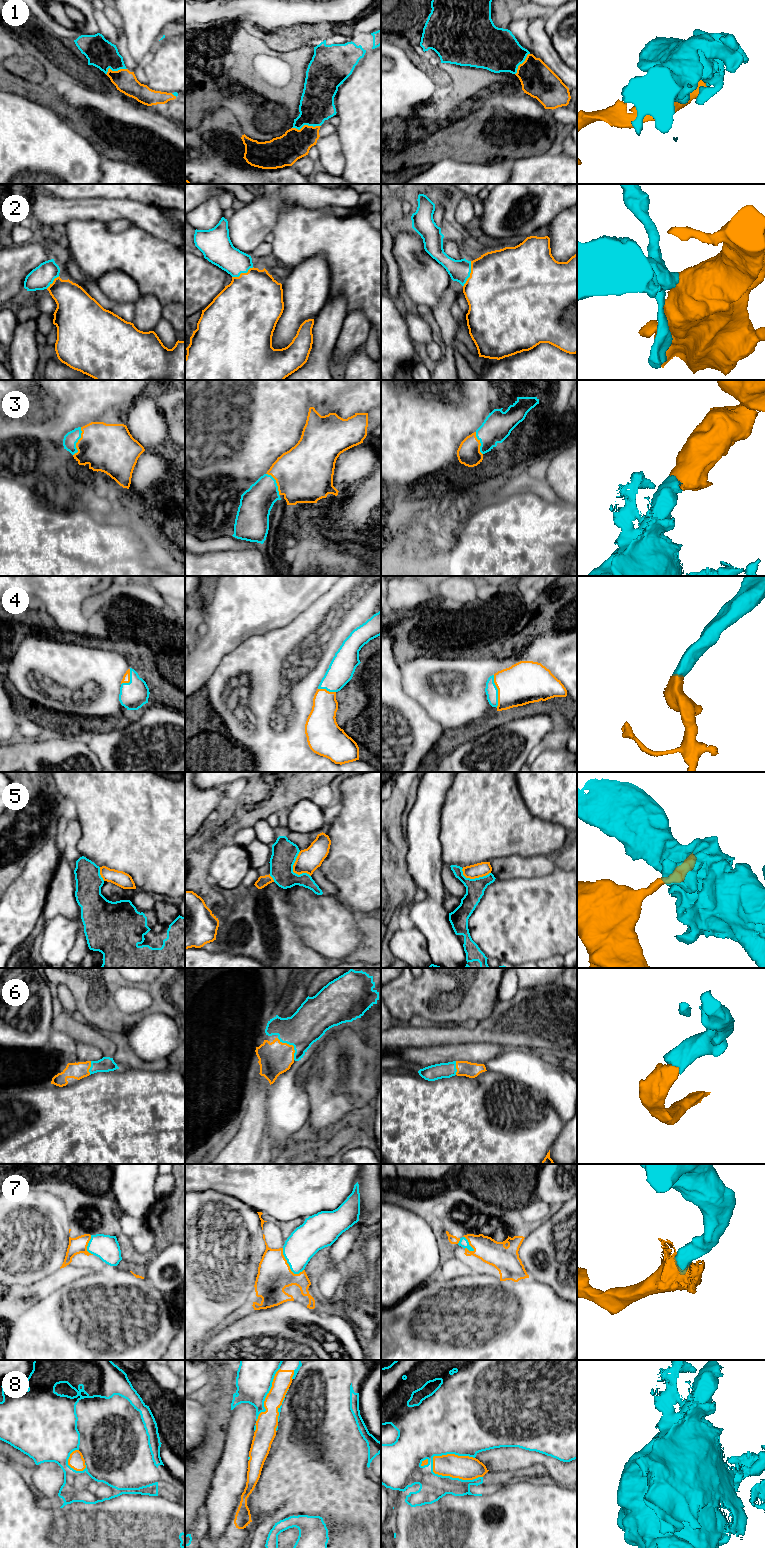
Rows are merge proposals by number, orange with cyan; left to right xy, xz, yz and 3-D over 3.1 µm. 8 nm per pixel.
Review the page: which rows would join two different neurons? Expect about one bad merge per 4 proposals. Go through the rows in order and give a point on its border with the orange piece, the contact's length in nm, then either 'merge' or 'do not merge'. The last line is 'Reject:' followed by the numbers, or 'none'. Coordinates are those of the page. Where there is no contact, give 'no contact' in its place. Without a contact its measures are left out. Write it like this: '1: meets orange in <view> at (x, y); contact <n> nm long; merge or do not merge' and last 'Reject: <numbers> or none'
1: meets orange in xz at (306, 125); contact 240 nm long; merge
2: meets orange in yz at (470, 274); contact 220 nm long; merge
3: meets orange in xy at (78, 441); contact 240 nm long; merge
4: meets orange in yz at (498, 691); contact 260 nm long; merge
5: meets orange in xz at (293, 870); contact 220 nm long; do not merge
6: meets orange in xz at (292, 1045); contact 220 nm long; merge
7: meets orange in xz at (288, 1264); contact 260 nm long; merge
8: meets orange in yz at (451, 1476); contact 440 nm long; do not merge
Reject: 5, 8

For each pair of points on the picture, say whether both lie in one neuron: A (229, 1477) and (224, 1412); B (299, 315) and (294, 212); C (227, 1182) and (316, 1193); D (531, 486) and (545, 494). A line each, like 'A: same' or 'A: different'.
A: different
B: different
C: same
D: same

